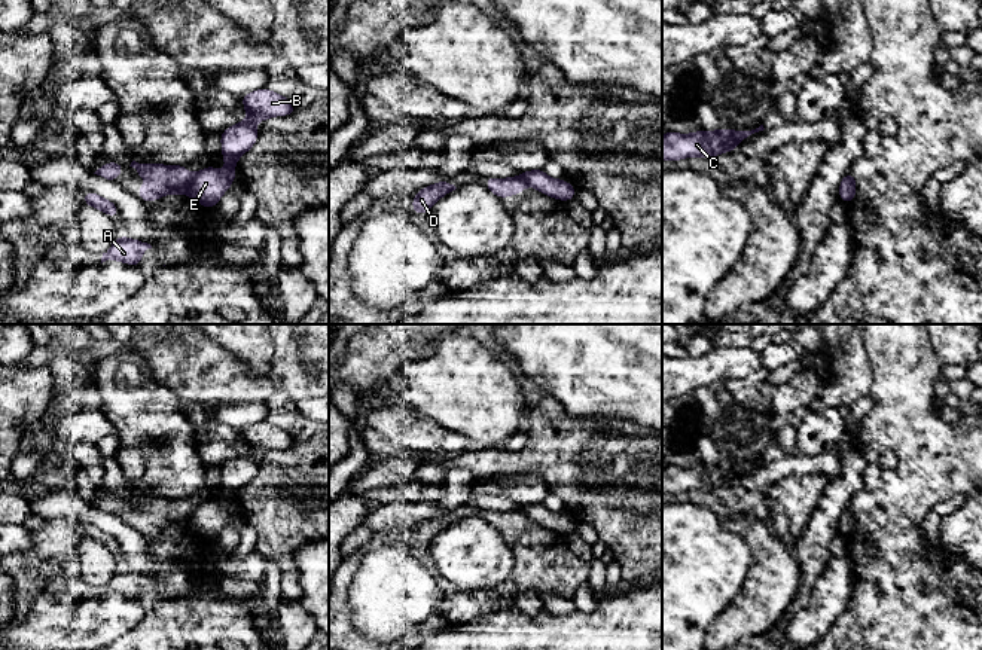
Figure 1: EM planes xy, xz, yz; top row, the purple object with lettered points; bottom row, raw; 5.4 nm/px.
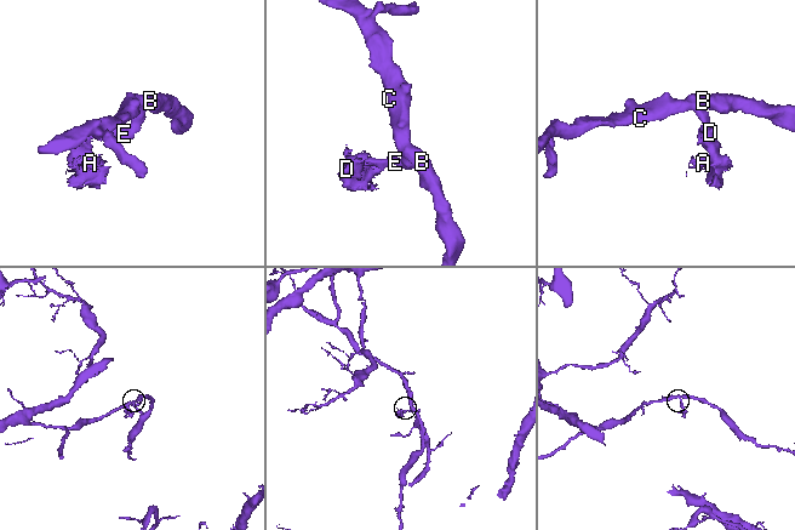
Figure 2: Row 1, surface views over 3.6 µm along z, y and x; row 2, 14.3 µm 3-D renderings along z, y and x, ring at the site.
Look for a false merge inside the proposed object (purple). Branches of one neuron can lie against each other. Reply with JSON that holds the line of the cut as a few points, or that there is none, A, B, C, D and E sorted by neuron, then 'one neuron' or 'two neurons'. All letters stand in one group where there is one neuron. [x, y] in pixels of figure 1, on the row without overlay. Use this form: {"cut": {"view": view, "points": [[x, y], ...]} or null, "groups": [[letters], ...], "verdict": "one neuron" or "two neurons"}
{"cut": {"view": "xy", "points": [[194, 507], [185, 524]]}, "groups": [["A", "D"], ["B", "C", "E"]], "verdict": "two neurons"}

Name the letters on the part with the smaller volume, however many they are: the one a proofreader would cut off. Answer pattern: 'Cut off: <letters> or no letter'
Cut off: A, D

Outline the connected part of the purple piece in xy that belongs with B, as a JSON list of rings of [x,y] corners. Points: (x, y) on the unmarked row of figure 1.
[[[268,421],[246,427],[241,430],[241,436],[248,446],[247,454],[226,461],[220,469],[226,504],[220,506],[213,498],[202,501],[193,507],[184,527],[207,541],[216,540],[222,528],[235,515],[238,491],[248,485],[257,473],[259,466],[254,457],[272,449],[296,446],[296,440],[290,433]]]

